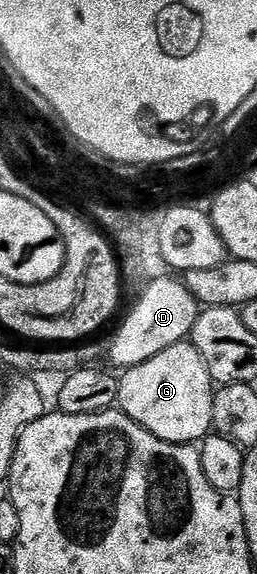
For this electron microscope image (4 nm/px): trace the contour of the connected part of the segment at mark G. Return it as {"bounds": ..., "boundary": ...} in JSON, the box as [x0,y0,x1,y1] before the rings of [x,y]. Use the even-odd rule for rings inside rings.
{"bounds":[118,340,216,444],"boundary":[[[184,340],[173,344],[173,348],[165,348],[165,352],[157,352],[149,360],[132,366],[122,371],[119,378],[118,409],[130,416],[139,426],[144,426],[149,433],[166,442],[180,444],[195,444],[212,433],[211,421],[213,420],[213,400],[216,387],[211,381],[211,373],[201,360],[201,352]]]}

